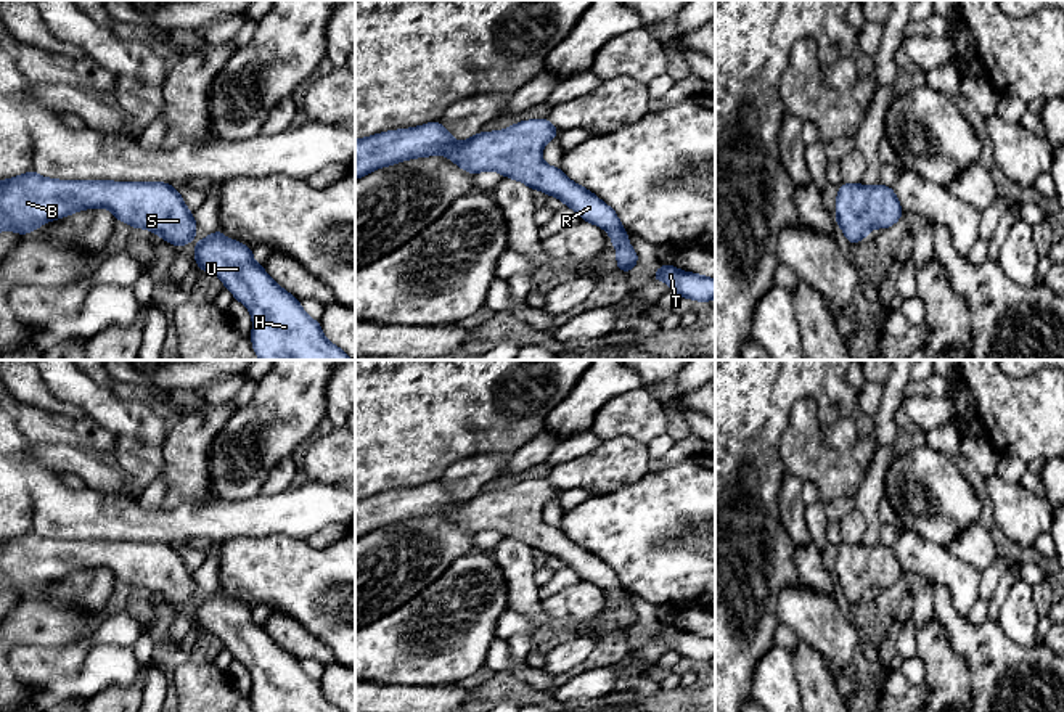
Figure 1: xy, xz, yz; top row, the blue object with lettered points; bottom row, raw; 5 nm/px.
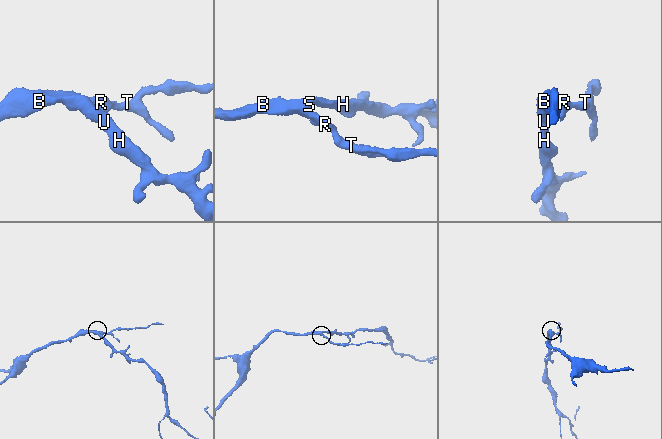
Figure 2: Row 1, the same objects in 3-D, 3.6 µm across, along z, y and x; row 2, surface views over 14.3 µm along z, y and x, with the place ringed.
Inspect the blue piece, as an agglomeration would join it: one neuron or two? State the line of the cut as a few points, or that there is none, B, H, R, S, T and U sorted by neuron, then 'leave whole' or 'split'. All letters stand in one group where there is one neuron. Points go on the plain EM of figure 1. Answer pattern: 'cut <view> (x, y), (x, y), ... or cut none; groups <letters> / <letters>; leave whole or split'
cut none; groups B H R S T U; leave whole

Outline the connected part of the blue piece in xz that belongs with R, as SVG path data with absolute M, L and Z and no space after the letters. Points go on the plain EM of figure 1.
M530 479L505 490L479 492L466 501L455 501L440 481L383 492L355 500L355 540L400 521L437 514L447 516L473 535L482 530L500 532L561 559L582 580L604 588L617 611L616 625L628 633L638 622L638 612L632 609L614 569L567 538L559 527L542 521L542 508L558 495L559 490L548 479Z

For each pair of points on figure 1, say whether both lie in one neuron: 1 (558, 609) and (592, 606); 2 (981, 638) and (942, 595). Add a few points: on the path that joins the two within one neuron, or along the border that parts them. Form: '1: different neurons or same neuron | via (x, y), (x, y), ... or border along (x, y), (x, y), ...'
1: same neuron | via (566, 606), (584, 606)
2: same neuron | via (968, 635), (942, 608)

